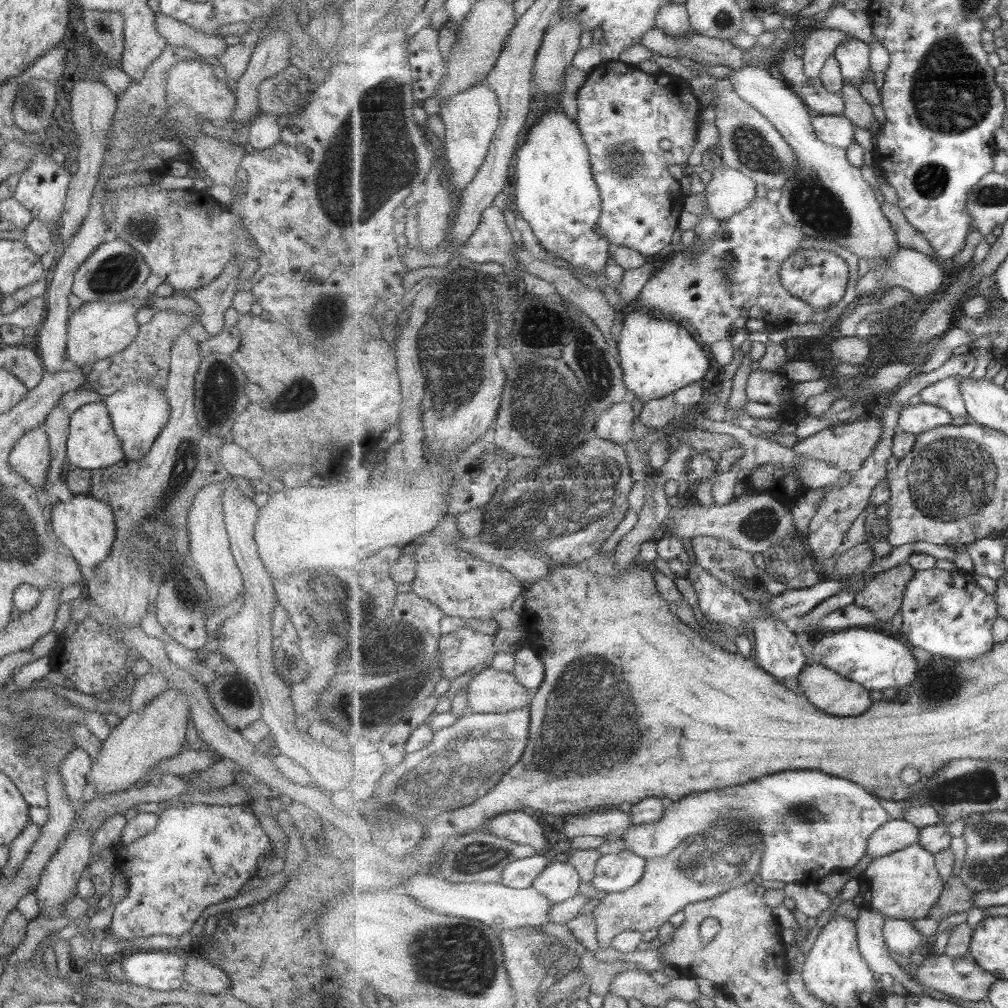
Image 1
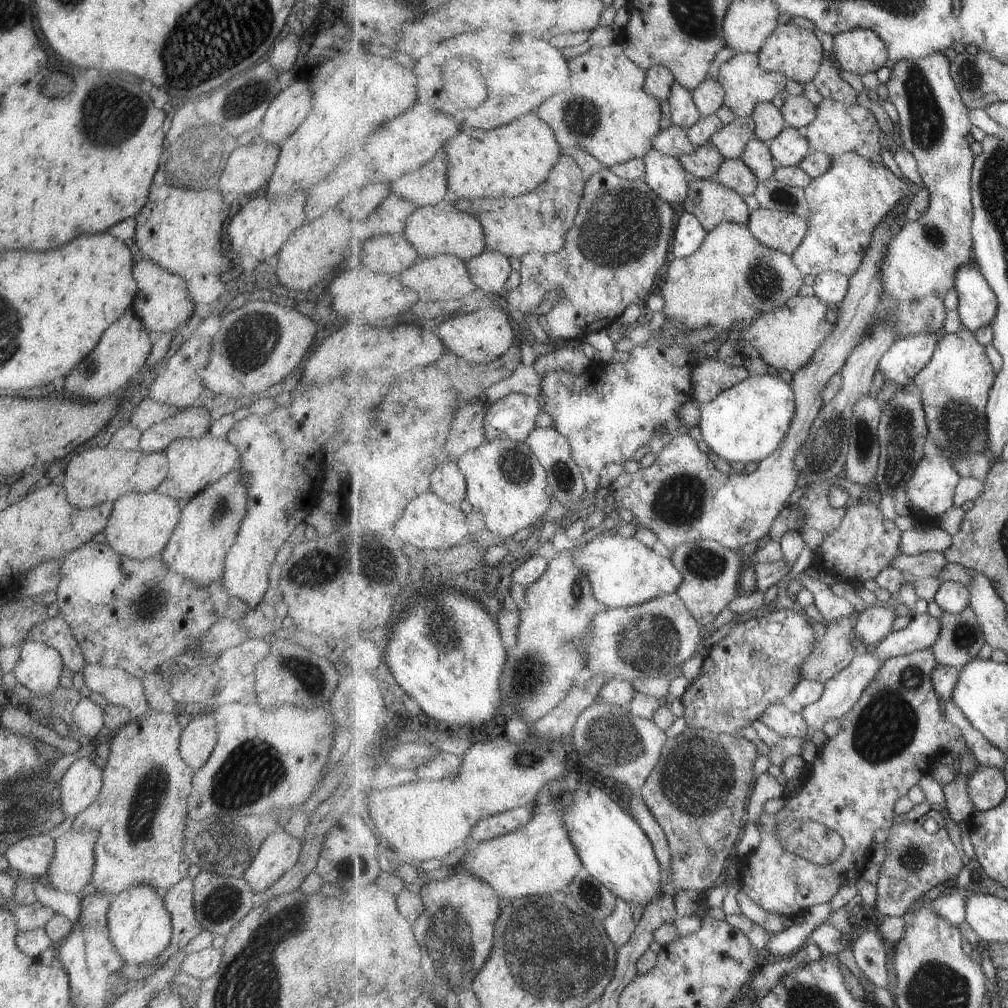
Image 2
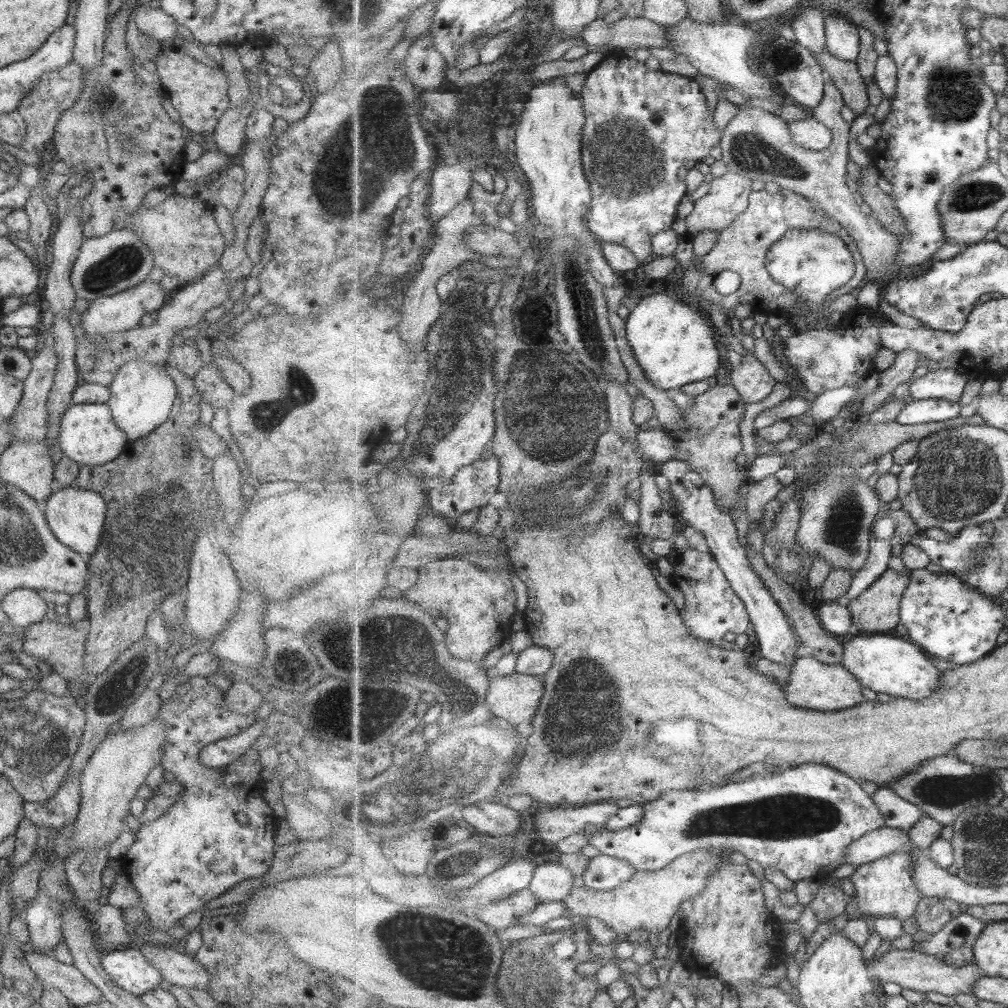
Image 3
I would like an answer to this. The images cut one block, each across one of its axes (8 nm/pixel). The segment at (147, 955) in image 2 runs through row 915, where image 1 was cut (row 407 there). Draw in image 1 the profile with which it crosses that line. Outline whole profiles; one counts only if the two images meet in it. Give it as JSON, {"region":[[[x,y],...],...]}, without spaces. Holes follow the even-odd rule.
{"region":[[[133,383],[116,390],[103,401],[107,404],[115,434],[119,437],[126,460],[142,460],[150,453],[160,431],[170,420],[170,404],[166,392],[149,383]]]}

